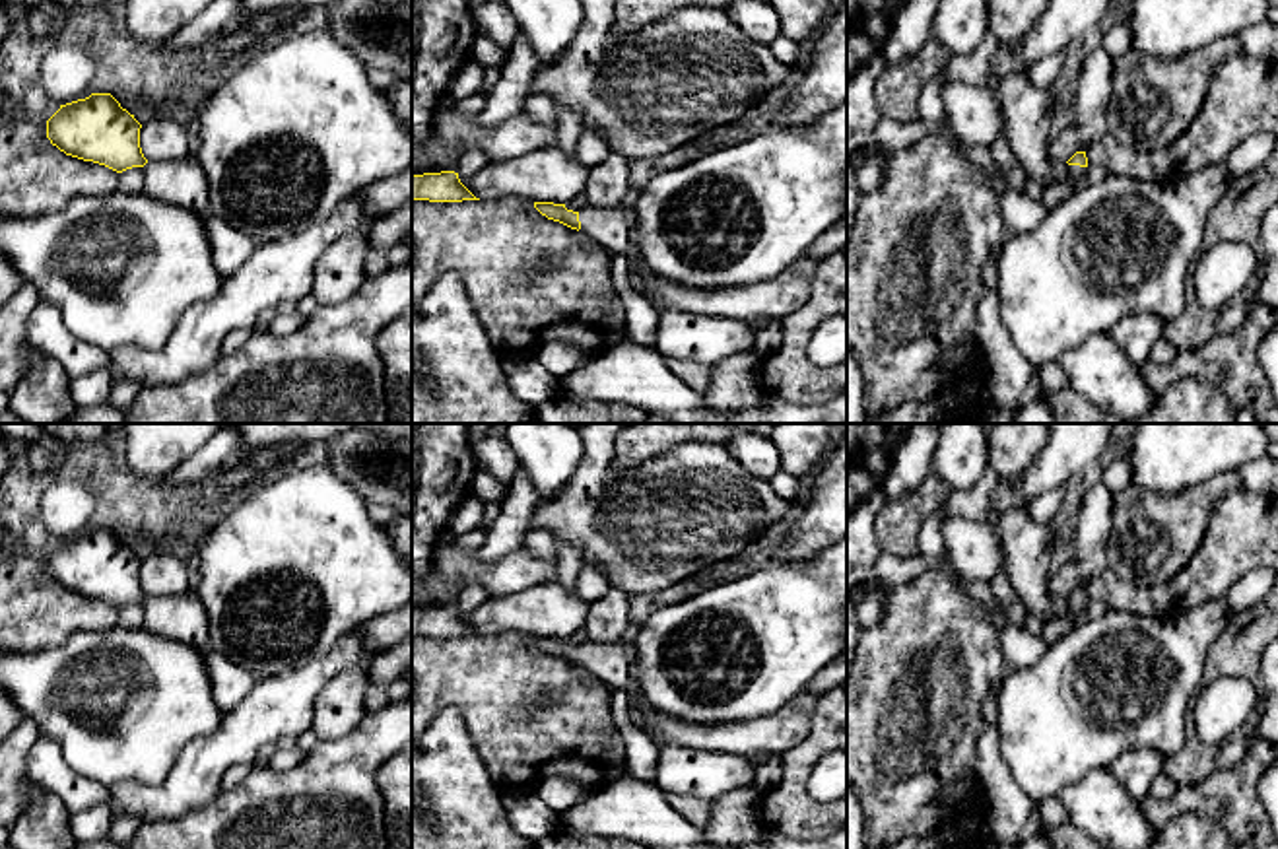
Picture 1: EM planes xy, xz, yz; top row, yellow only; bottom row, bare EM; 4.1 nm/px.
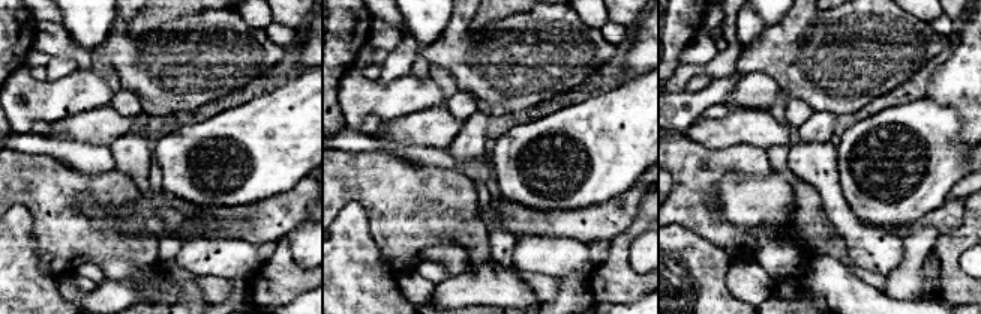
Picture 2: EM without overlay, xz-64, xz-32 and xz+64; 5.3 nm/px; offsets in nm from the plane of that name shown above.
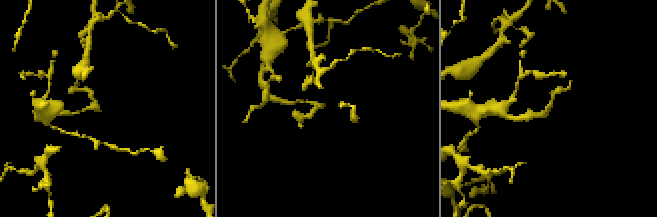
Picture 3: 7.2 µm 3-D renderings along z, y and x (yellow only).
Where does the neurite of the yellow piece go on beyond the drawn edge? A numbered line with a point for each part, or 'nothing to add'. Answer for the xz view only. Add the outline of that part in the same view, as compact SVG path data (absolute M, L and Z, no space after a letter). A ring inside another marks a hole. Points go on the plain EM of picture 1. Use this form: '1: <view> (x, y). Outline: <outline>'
1: xz (614, 663). Outline: M625 637L618 643L590 643L579 647L581 666L600 678L610 690L622 690L629 697L631 717L643 723L653 705L641 694L637 678L637 653L633 641Z

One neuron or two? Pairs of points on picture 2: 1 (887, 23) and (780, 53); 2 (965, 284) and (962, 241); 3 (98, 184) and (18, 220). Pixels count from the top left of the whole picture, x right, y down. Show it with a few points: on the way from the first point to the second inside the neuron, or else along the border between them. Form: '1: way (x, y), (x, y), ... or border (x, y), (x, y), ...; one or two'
1: way (860, 50), (854, 53), (807, 53); one
2: way (954, 274), (953, 251); one
3: border (15, 203), (20, 203), (30, 217), (36, 250); two

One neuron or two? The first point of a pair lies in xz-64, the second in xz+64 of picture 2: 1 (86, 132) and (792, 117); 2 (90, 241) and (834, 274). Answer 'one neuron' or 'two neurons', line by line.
1: two neurons
2: two neurons

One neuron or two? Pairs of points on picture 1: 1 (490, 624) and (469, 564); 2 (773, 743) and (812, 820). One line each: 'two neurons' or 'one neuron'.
1: two neurons
2: two neurons

